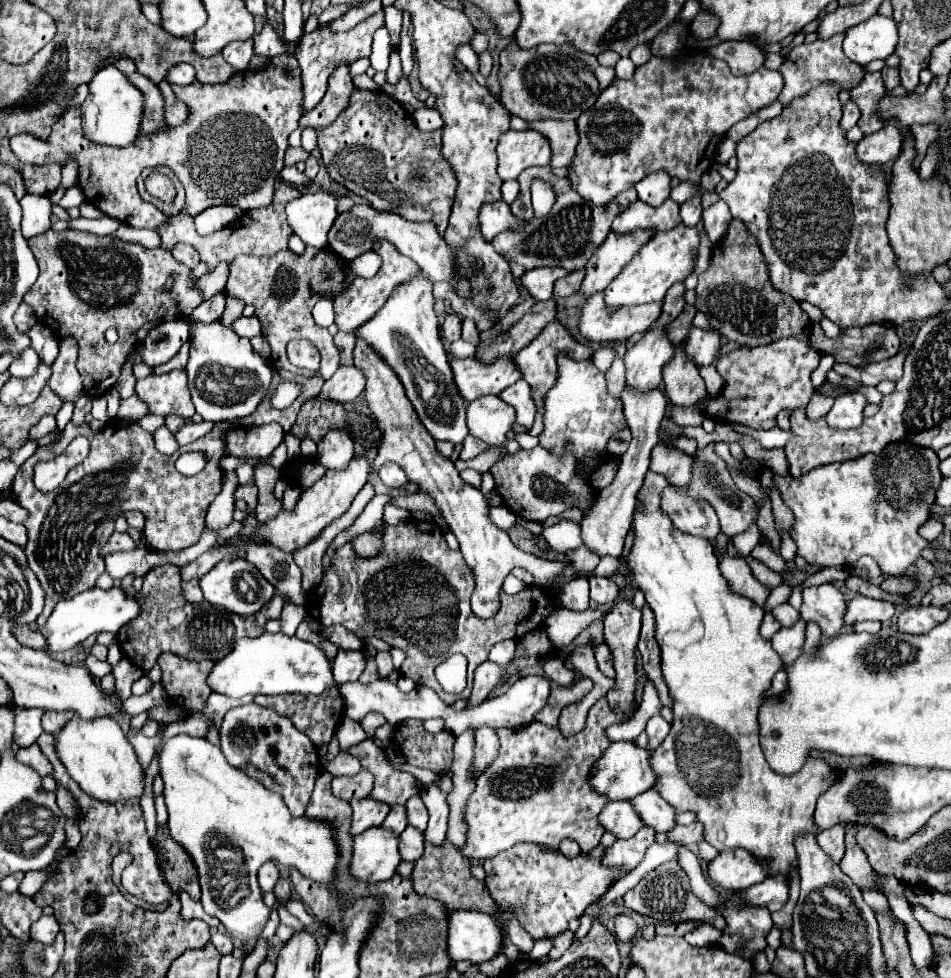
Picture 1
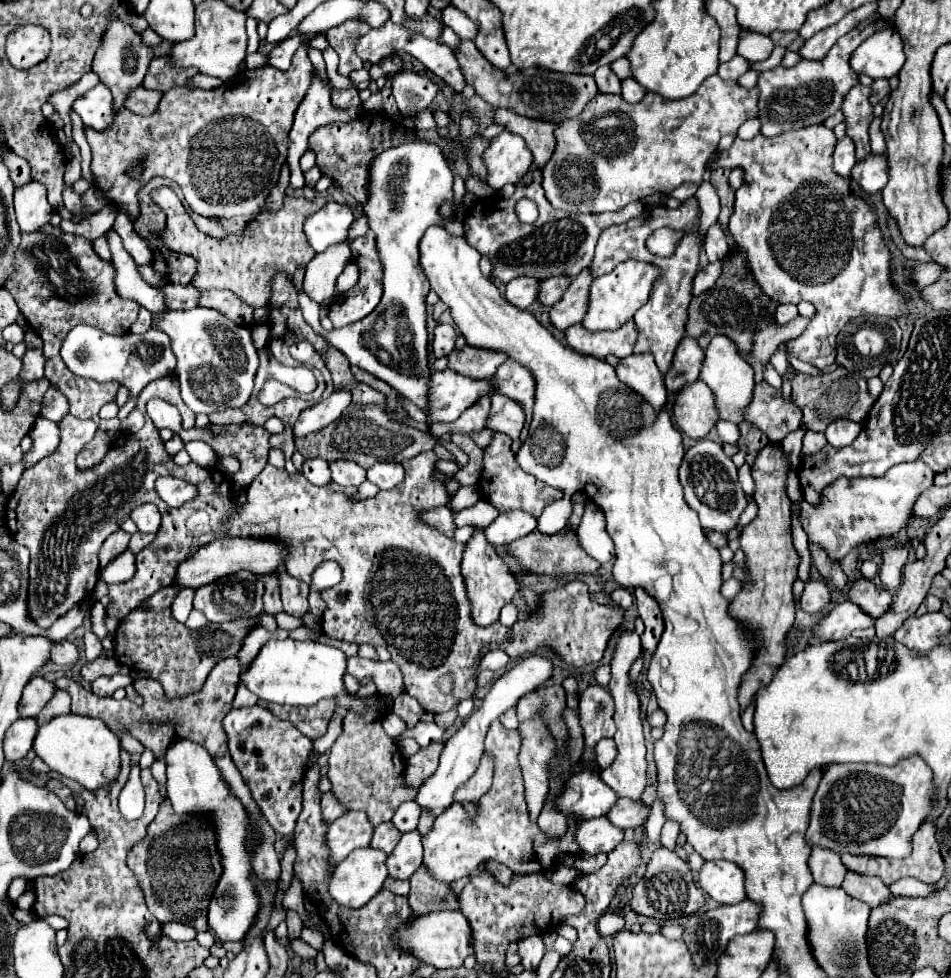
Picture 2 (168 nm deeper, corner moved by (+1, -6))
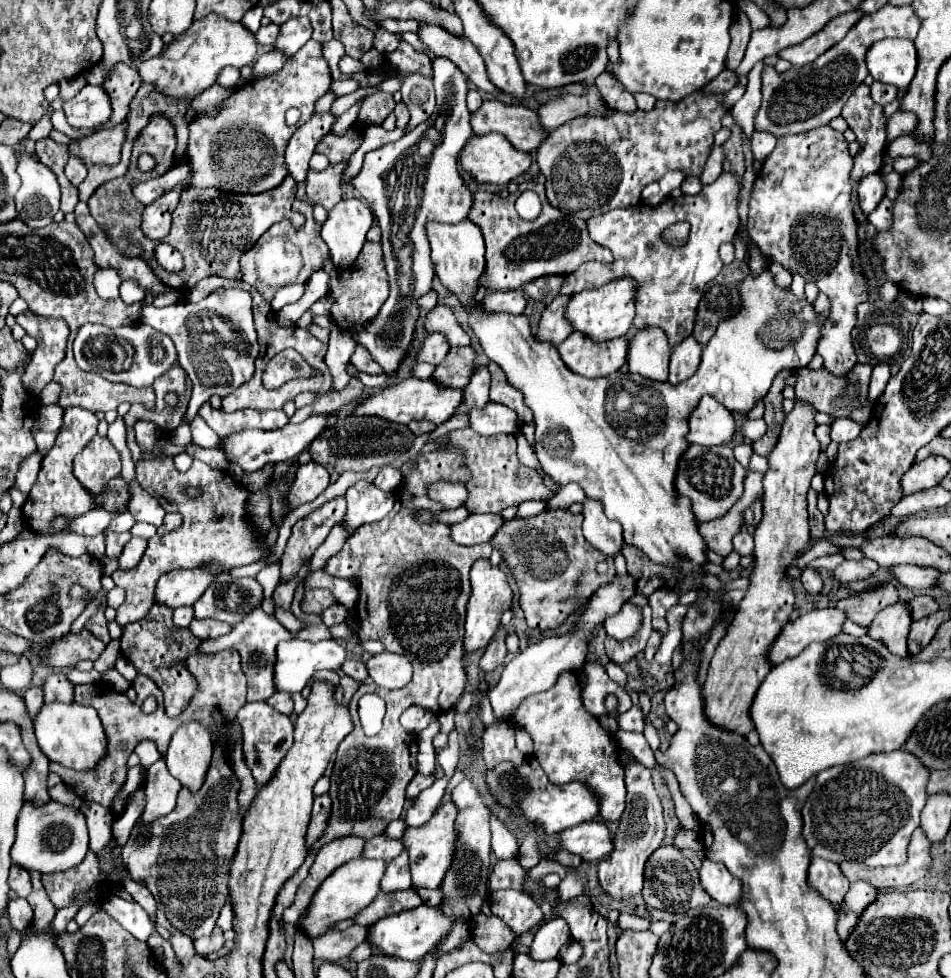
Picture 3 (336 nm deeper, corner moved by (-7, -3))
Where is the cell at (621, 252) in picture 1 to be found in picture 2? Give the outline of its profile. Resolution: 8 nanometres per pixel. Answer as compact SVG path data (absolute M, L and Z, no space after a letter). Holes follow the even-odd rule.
M582 270L582 274L572 280L562 300L550 310L554 328L566 330L568 326L580 324L584 320L584 314L588 312L588 288L592 286L592 280L592 270Z

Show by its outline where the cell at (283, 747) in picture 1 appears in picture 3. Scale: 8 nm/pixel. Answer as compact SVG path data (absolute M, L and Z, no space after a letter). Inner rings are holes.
M246 703L238 711L238 723L242 727L242 743L244 743L244 761L248 763L248 769L252 771L254 779L258 785L264 785L270 781L274 775L276 767L292 747L292 733L294 733L294 723L290 717L278 713L272 709L268 703Z

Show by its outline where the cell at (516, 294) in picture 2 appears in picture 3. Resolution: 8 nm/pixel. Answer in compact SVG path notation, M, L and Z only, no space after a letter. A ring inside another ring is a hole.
M520 289L516 291L492 291L486 293L486 297L482 299L480 305L484 311L496 311L496 313L510 313L510 315L520 315L524 313L526 307L526 299L520 293Z

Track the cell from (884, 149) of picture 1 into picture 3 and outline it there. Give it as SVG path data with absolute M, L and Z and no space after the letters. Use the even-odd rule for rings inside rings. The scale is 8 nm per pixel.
M872 173L860 181L858 203L864 215L870 215L876 209L876 205L882 201L882 197L884 197L884 183L880 173Z

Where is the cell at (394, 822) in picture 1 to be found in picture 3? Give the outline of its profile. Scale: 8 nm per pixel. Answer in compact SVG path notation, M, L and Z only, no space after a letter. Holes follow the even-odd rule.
M376 835L366 841L362 857L392 861L394 857L398 857L402 853L402 849L404 849L404 845L400 843L400 839L384 839L382 835Z

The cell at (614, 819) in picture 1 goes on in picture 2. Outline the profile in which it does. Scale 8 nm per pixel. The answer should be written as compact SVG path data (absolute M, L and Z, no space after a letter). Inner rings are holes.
M608 816L582 820L576 832L576 842L582 852L594 854L594 852L612 852L614 846L618 846L624 838L624 830L612 826L608 822Z

